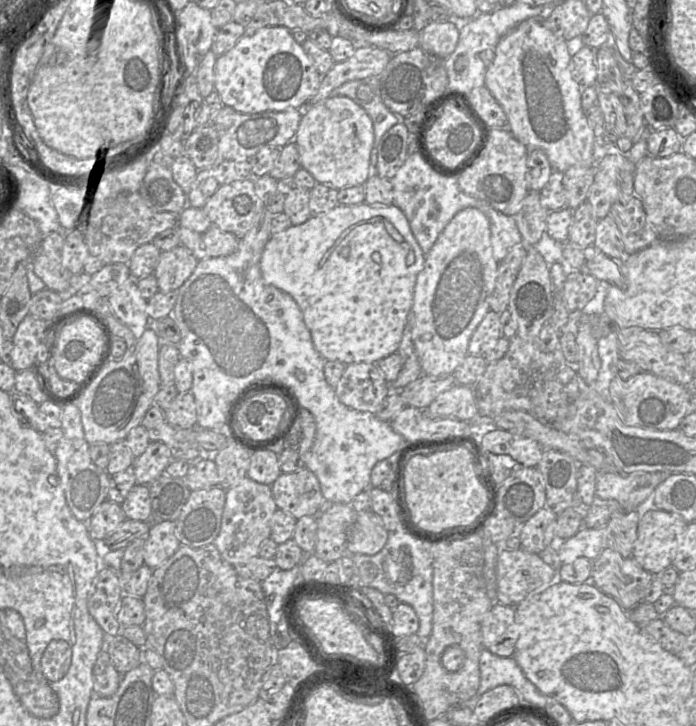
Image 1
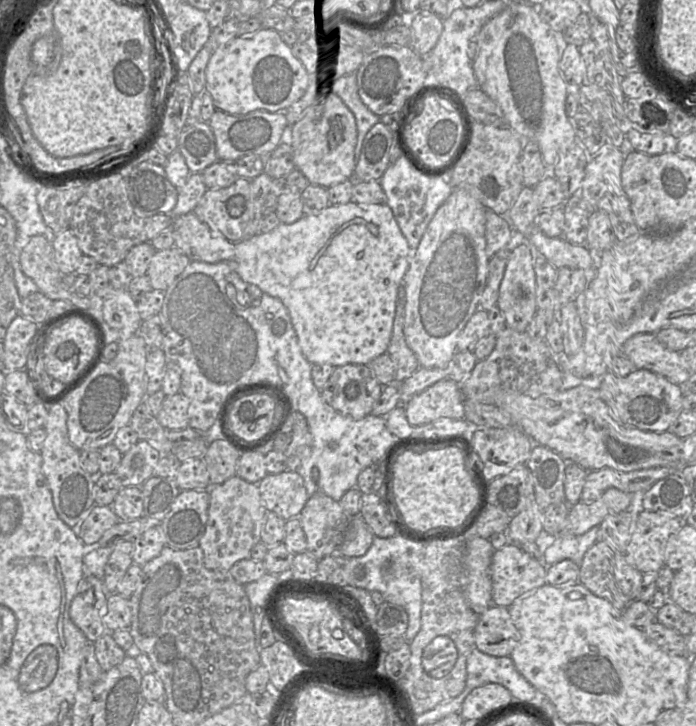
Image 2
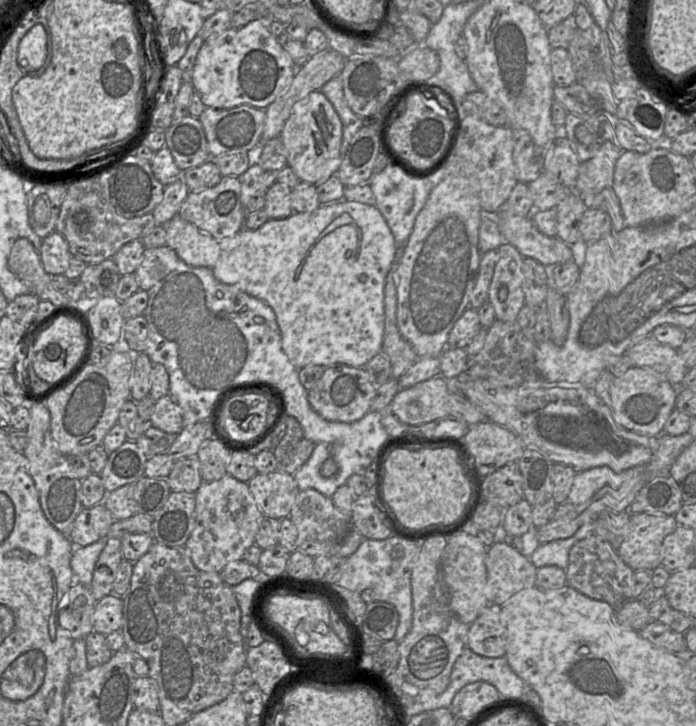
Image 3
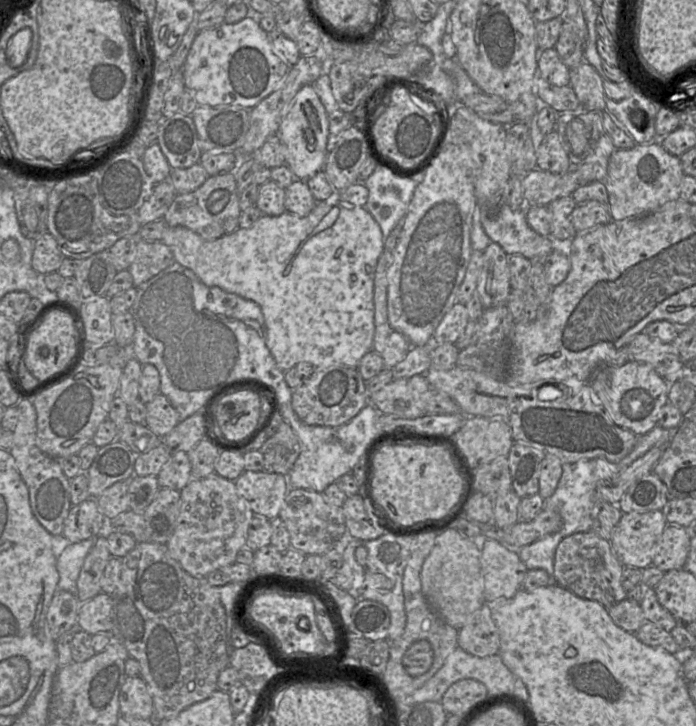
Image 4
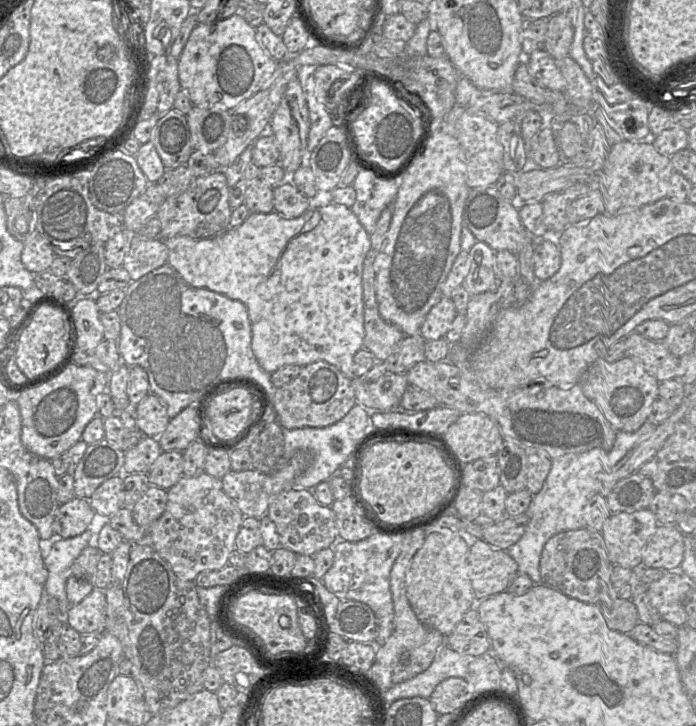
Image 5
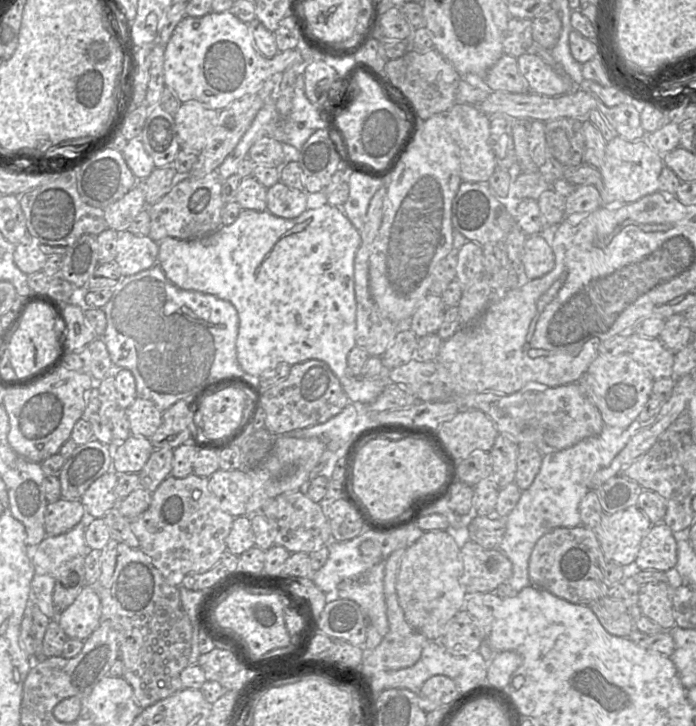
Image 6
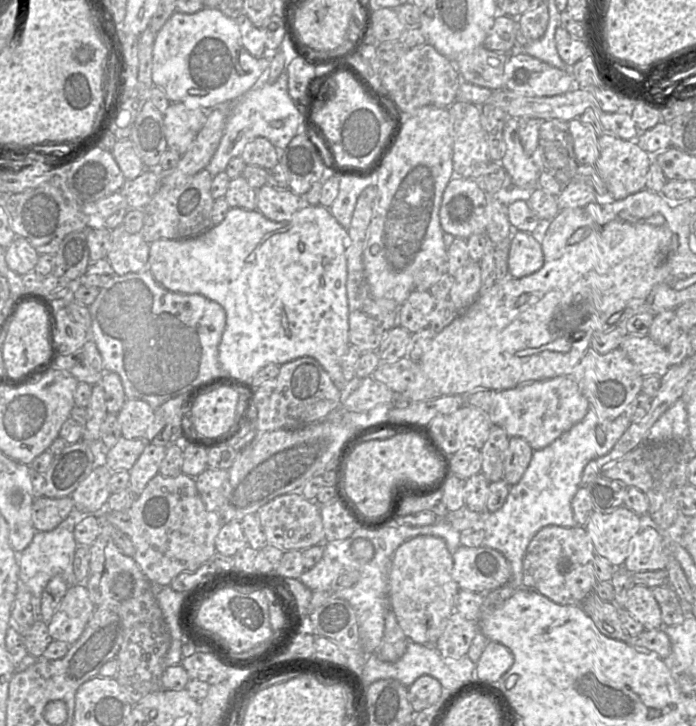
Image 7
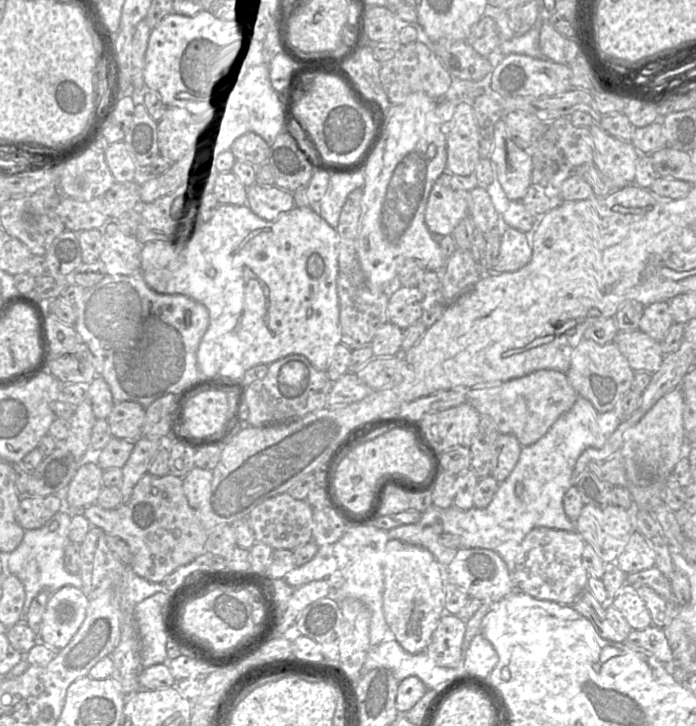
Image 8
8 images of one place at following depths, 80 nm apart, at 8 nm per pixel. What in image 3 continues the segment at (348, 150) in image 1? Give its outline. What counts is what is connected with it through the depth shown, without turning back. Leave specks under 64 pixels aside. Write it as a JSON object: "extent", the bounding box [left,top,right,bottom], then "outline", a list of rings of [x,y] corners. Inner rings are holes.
{"extent":[278,91,342,184],"outline":[[[313,91],[297,102],[278,136],[287,151],[288,167],[301,181],[320,184],[333,176],[341,164],[342,122],[321,91]]]}

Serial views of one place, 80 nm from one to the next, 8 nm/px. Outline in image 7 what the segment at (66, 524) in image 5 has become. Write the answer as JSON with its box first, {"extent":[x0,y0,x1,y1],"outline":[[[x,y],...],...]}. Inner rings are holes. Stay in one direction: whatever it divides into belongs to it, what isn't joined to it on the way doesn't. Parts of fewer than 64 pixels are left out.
{"extent":[32,497,74,531],"outline":[[[71,497],[36,498],[32,505],[32,523],[36,531],[50,531],[63,522],[74,509]]]}

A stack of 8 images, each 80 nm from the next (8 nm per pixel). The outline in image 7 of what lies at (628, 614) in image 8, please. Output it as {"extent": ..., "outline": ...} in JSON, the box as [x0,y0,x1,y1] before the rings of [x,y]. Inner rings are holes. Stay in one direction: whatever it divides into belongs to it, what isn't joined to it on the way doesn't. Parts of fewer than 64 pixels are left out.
{"extent":[624,584,663,630],"outline":[[[634,584],[624,607],[646,630],[663,628],[660,607],[651,588]]]}

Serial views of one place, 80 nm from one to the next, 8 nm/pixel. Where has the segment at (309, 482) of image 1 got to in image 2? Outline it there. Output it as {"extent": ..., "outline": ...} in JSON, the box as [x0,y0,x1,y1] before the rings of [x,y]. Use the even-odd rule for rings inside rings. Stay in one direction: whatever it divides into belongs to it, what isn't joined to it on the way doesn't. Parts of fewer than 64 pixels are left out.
{"extent":[258,472,310,518],"outline":[[[297,472],[268,474],[258,484],[264,506],[280,518],[297,518],[310,497]]]}

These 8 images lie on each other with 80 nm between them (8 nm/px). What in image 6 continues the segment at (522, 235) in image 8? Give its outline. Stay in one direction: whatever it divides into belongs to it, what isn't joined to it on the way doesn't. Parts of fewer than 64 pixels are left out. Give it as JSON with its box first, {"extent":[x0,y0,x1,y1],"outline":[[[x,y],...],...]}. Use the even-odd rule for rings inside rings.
{"extent":[522,235,555,279],"outline":[[[528,235],[524,243],[522,264],[529,279],[547,274],[555,266],[551,245],[540,235]]]}

